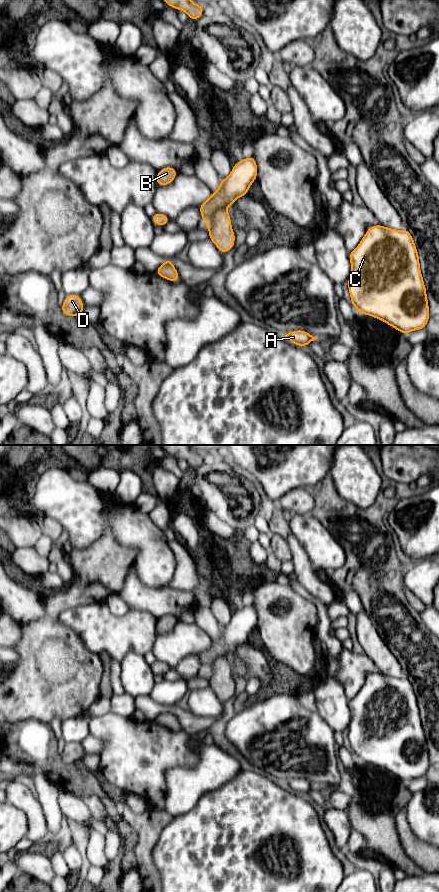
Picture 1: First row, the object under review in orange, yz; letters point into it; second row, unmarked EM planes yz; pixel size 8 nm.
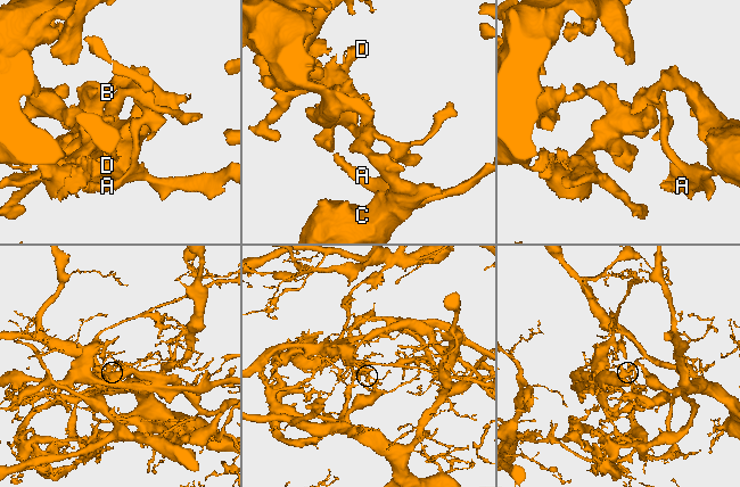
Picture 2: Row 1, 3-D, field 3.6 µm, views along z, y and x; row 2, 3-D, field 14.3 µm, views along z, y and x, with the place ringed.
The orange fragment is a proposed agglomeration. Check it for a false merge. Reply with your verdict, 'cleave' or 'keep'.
cleave

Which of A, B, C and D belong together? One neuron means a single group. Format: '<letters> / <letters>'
A C / B D

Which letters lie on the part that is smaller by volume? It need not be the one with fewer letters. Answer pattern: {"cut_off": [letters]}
{"cut_off": ["B", "D"]}

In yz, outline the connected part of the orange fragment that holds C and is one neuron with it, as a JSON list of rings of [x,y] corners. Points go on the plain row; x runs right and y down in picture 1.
[[[371,674],[348,705],[351,711],[348,739],[355,757],[385,770],[402,783],[425,777],[430,764],[427,740],[419,702],[407,677]]]

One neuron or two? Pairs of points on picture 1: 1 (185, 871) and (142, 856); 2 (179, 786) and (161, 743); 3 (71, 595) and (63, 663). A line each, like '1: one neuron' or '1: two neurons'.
1: two neurons
2: two neurons
3: one neuron

